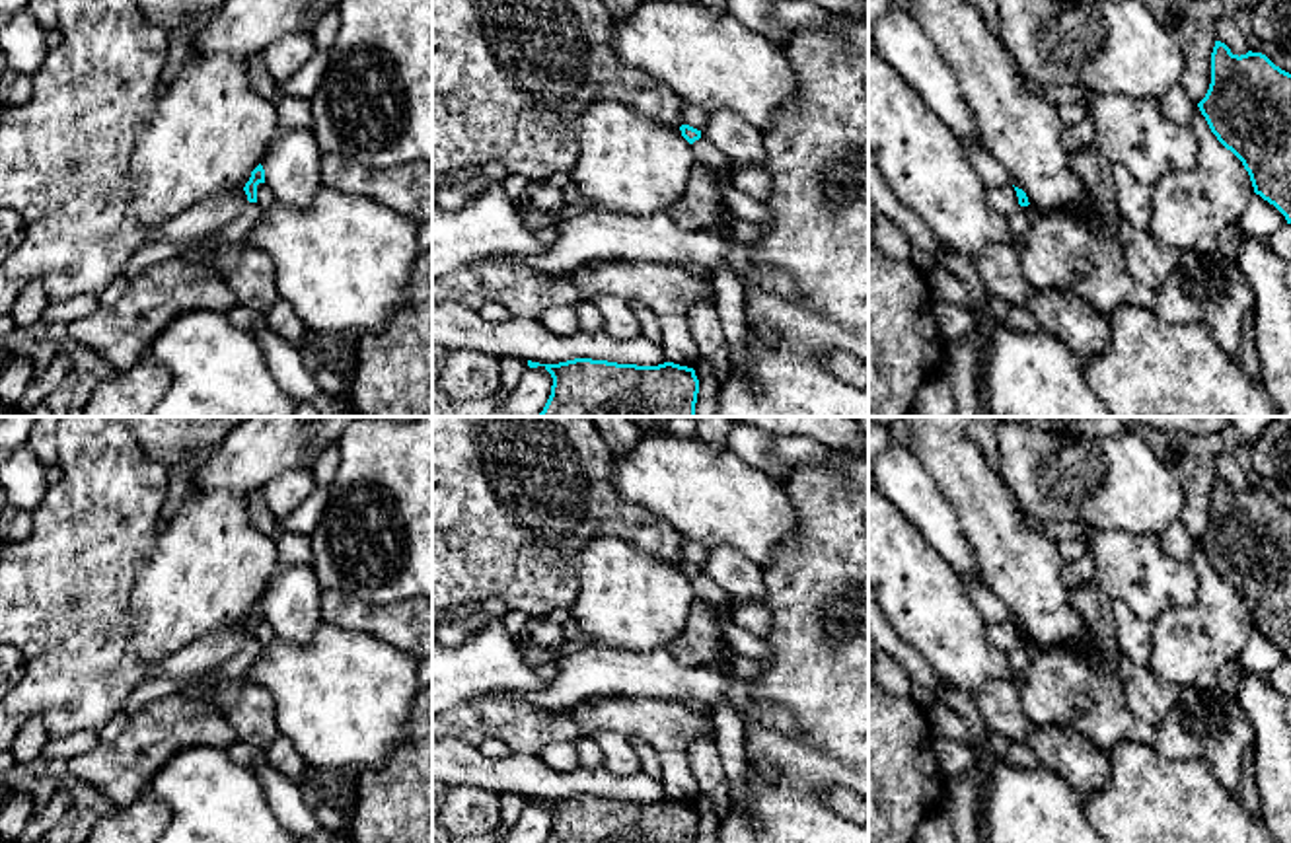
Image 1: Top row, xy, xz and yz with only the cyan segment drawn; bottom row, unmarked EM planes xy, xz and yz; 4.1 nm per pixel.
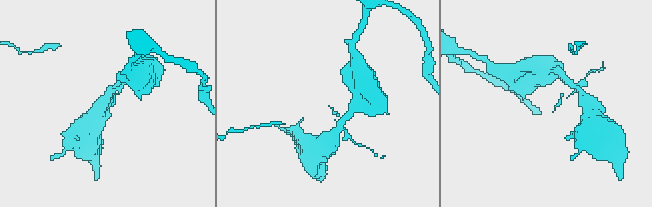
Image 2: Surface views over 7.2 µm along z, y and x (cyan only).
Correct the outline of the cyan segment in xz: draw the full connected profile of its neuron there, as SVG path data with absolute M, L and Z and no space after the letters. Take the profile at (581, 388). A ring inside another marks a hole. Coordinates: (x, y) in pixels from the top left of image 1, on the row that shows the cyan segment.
M592 358L559 364L528 360L528 366L543 366L553 378L551 395L539 417L697 417L699 380L687 366L674 362L637 366Z

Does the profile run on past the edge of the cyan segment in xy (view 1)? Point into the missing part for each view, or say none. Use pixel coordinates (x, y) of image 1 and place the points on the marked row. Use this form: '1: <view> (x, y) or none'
1: none

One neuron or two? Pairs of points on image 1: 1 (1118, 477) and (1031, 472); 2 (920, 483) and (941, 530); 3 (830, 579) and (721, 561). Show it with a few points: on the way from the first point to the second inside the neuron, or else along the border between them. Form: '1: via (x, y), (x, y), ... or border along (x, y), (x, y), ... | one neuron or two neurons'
1: via (1097, 472), (1052, 472) | one neuron
2: via (920, 495), (922, 505), (933, 518) | one neuron
3: border along (762, 571), (766, 602) | two neurons

